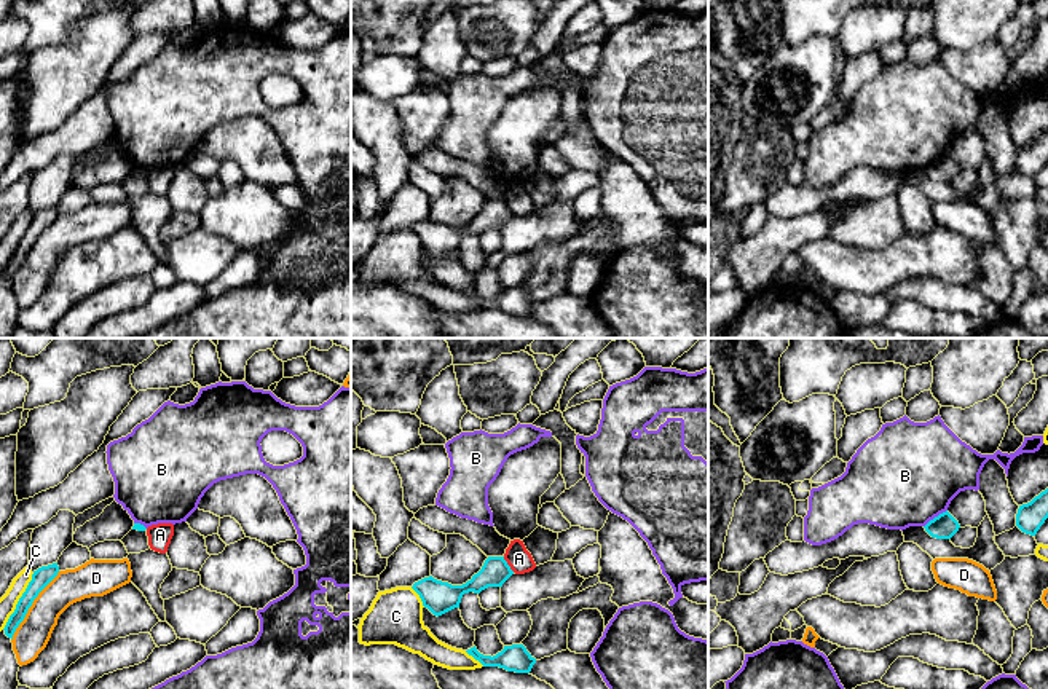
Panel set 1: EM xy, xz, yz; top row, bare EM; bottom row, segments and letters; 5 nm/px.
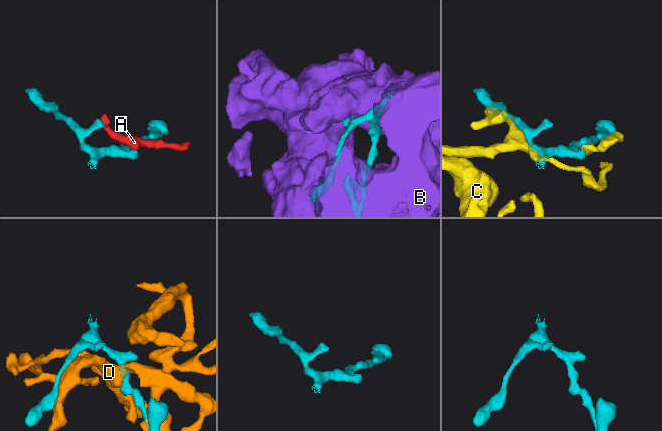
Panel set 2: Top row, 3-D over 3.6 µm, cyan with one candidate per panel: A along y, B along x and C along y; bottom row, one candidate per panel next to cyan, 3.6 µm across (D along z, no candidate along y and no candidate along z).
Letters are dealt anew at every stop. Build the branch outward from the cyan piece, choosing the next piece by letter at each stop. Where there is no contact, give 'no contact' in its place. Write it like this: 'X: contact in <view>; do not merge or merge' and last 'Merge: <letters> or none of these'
A: contact in xz; do not merge
B: contact in yz; do not merge
C: contact in xz; do not merge
D: contact in xy; do not merge
Merge: none of these

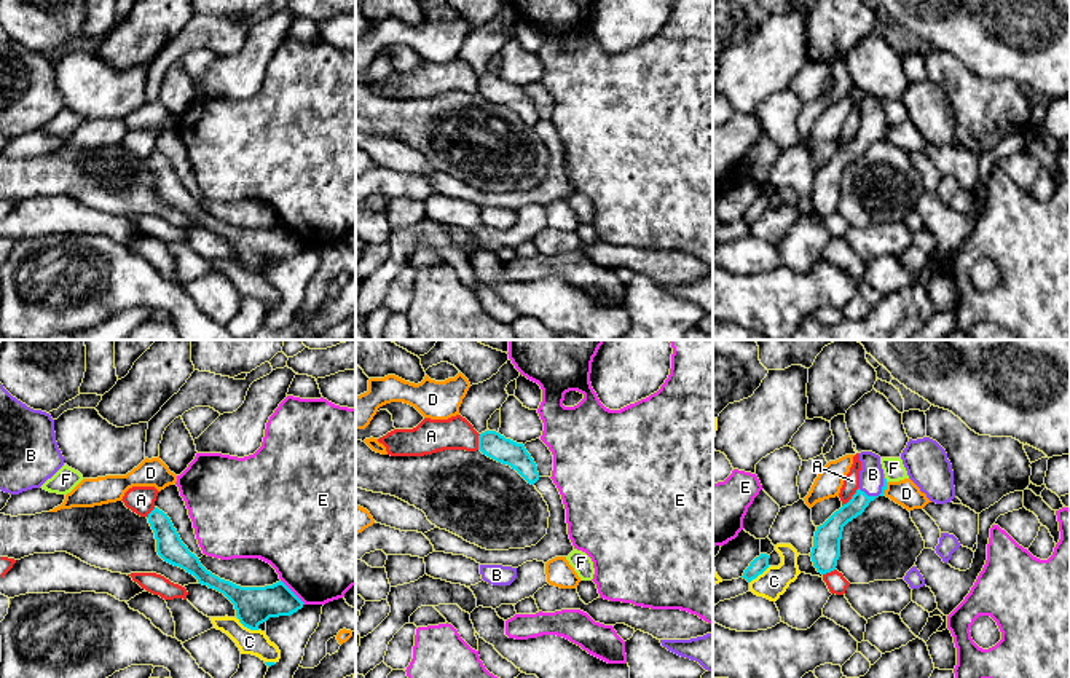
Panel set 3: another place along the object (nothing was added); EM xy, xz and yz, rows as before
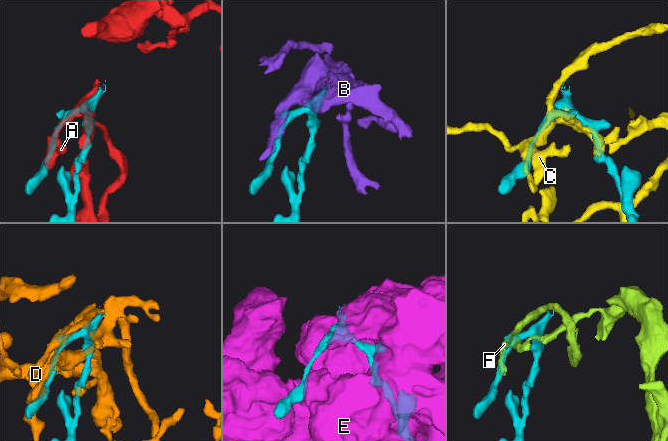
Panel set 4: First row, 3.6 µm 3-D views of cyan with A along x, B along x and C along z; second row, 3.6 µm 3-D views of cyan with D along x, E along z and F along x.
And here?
A: contact in yz; do not merge
B: contact in yz; merge
C: contact in xy; do not merge
D: contact in yz; do not merge
E: contact in xy; do not merge
F: contact in yz; do not merge
Merge: B

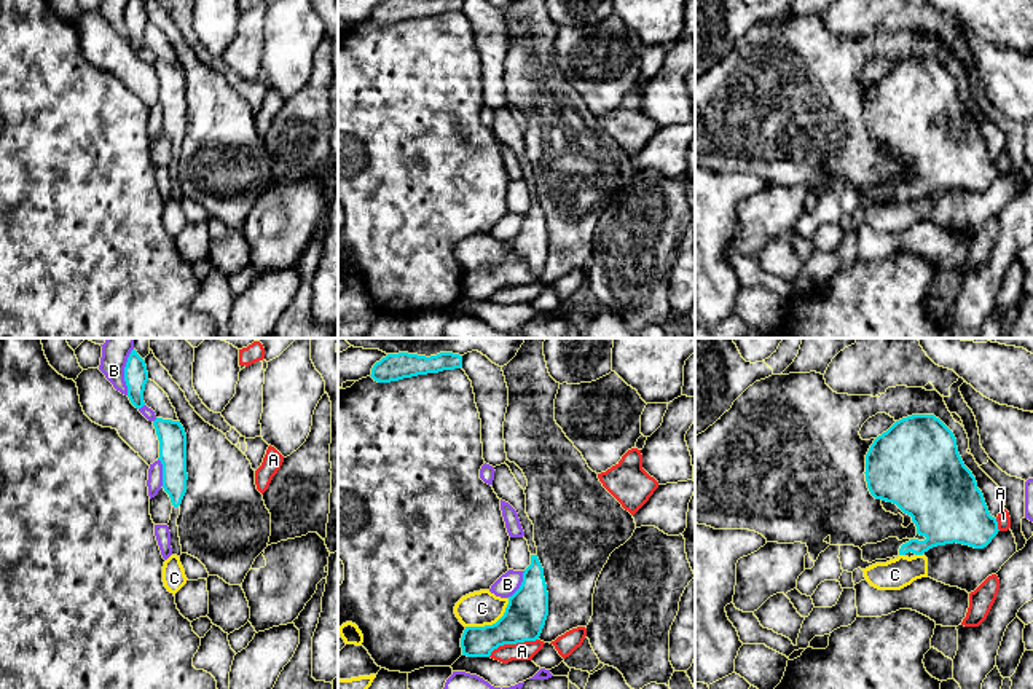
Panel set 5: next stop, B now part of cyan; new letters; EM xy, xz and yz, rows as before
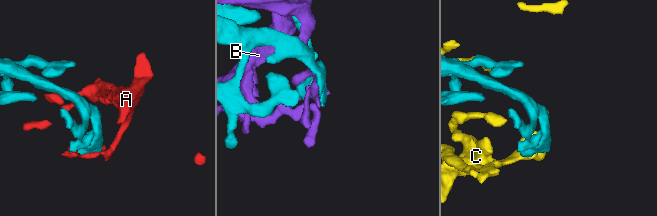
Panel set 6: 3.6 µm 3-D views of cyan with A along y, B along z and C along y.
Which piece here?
A: contact in xz; do not merge
B: contact in xy; do not merge
C: contact in xz; do not merge
Merge: none of these

